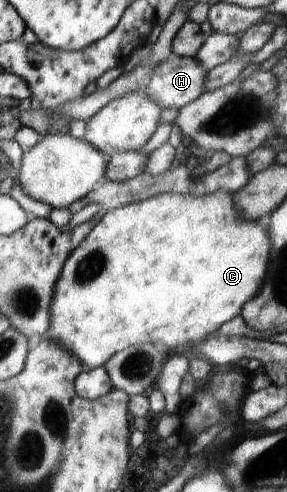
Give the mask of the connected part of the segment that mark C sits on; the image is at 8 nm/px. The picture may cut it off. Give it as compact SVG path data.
M220 190L216 194L211 194L210 196L193 196L191 194L179 195L176 193L160 193L159 195L154 195L149 199L135 202L132 204L127 204L118 208L110 209L101 217L101 220L91 228L91 231L87 234L87 237L82 241L81 247L79 249L75 248L75 257L71 257L71 261L67 262L67 269L63 269L63 277L58 277L59 289L54 289L55 301L51 300L50 305L50 329L48 336L55 342L60 344L63 349L66 349L69 354L72 354L80 362L82 362L83 369L92 370L95 368L101 368L103 365L107 364L117 353L121 352L122 349L129 348L137 344L155 344L161 343L167 348L171 348L175 353L179 353L181 349L189 349L191 345L199 344L202 342L207 335L213 335L218 329L230 319L235 316L239 316L242 312L242 307L246 304L247 300L250 300L257 293L261 292L261 287L267 278L267 273L269 271L269 257L270 255L270 235L265 229L265 224L261 220L254 222L253 220L243 220L238 213L238 210L234 208L234 195L228 194L226 190Z

